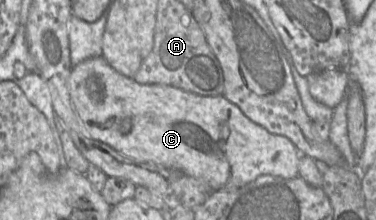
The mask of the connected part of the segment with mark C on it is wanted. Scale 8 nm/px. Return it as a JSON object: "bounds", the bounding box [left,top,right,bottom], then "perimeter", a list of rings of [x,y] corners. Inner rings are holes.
{"bounds":[68,56,301,191],"perimeter":[[[102,56],[86,59],[74,66],[68,79],[68,90],[76,116],[82,124],[83,130],[89,137],[107,144],[117,152],[136,161],[153,163],[168,169],[180,171],[204,182],[213,191],[238,189],[254,181],[260,175],[274,175],[286,179],[299,177],[299,159],[301,153],[295,145],[288,138],[272,134],[262,126],[252,122],[242,113],[239,107],[228,101],[223,95],[202,96],[169,85],[139,84],[134,81],[133,78],[126,77],[115,71]],[[125,118],[130,118],[132,121],[131,131],[127,134],[120,131],[120,123]]]}

